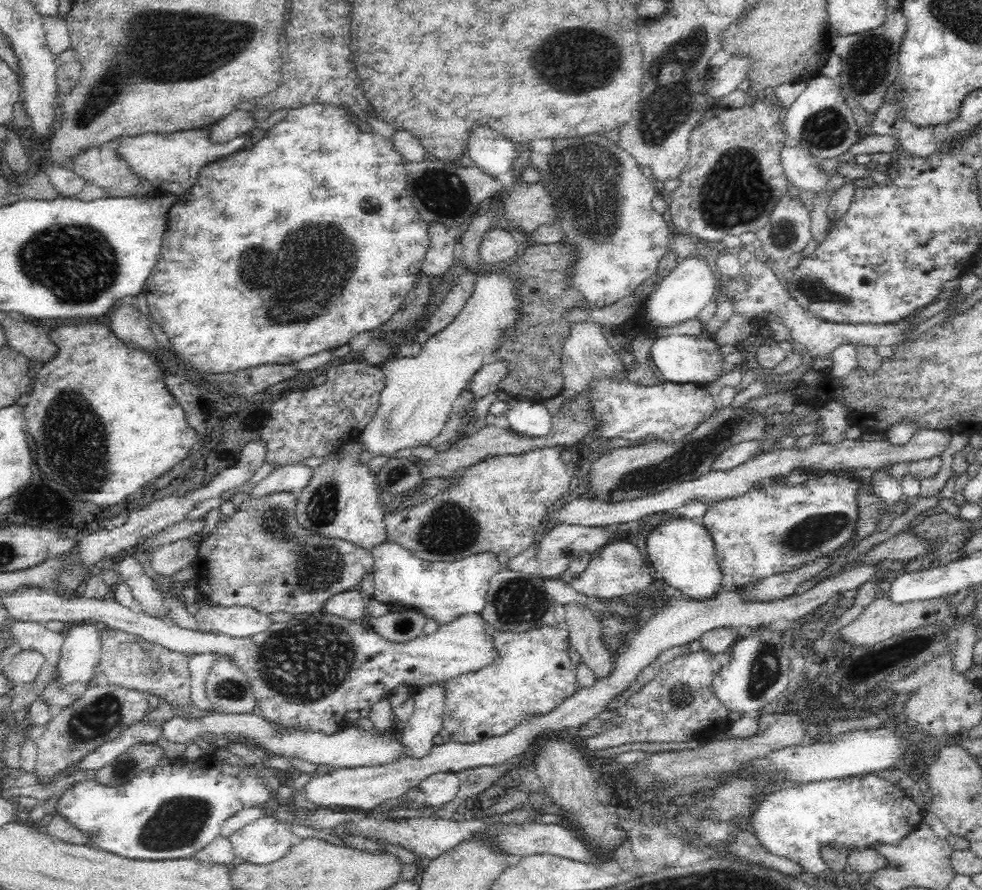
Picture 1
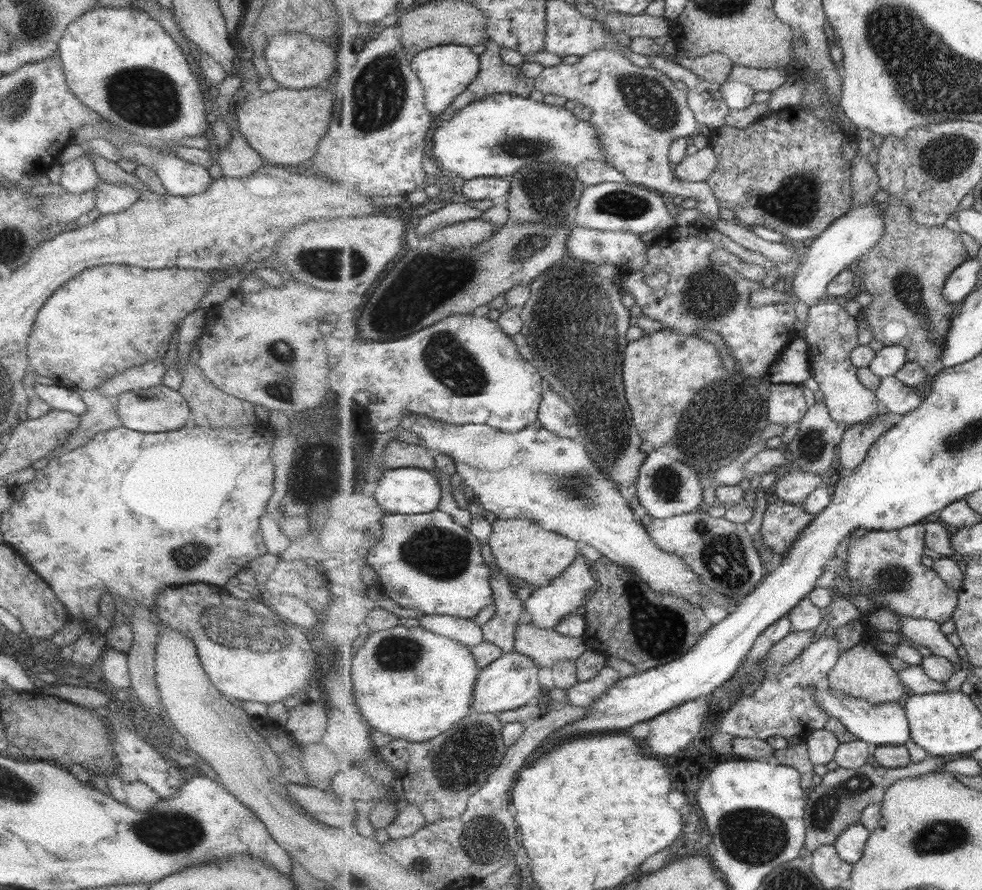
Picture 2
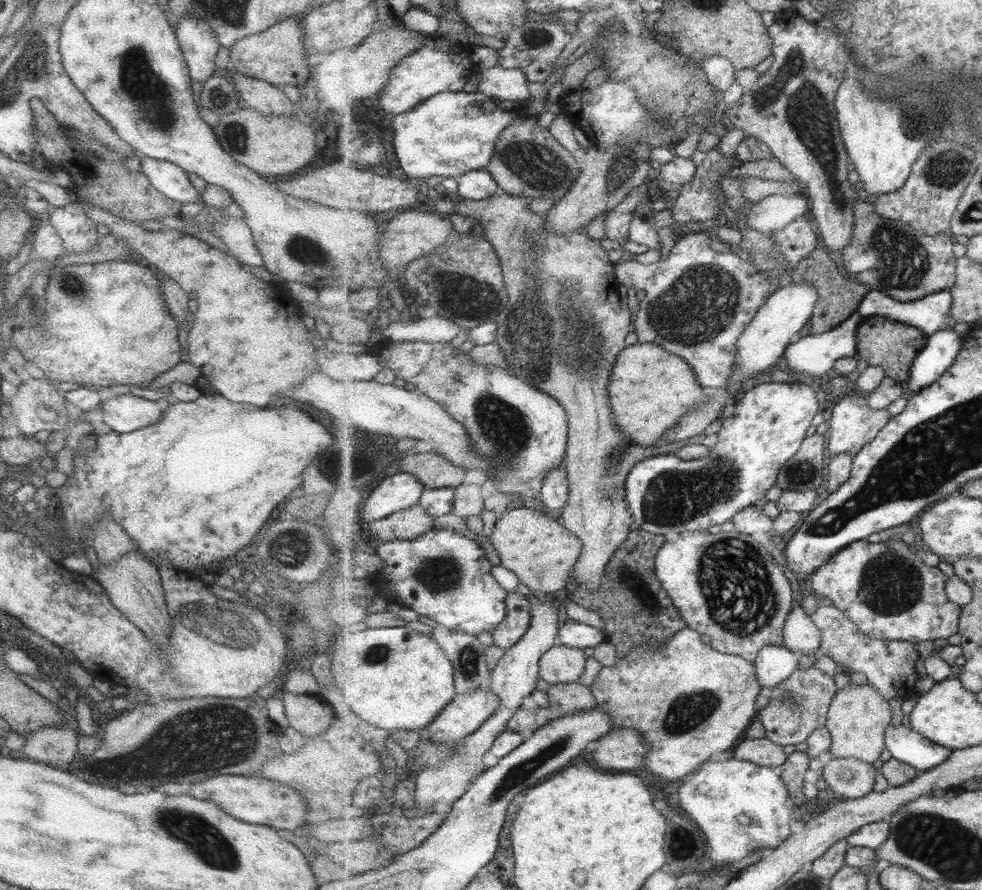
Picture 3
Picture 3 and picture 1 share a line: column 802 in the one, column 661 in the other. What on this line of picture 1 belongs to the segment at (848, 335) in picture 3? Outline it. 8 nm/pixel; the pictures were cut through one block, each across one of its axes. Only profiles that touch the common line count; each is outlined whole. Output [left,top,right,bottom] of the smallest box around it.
[650,334,727,385]

